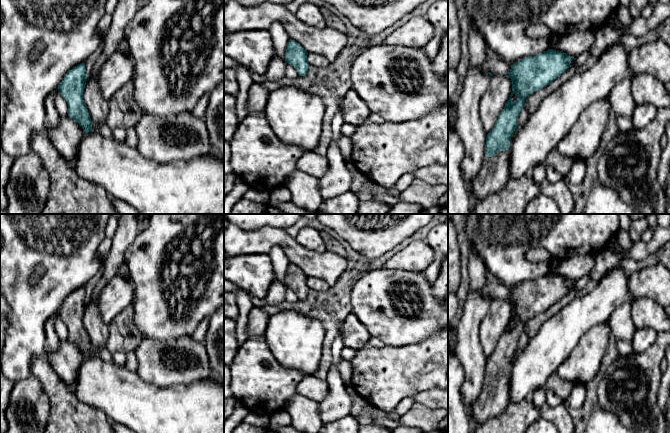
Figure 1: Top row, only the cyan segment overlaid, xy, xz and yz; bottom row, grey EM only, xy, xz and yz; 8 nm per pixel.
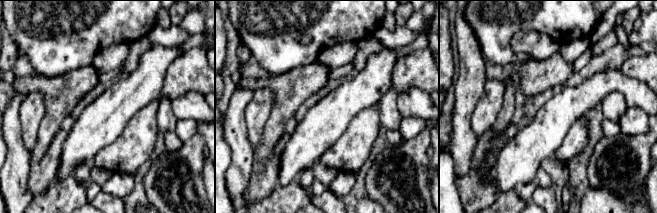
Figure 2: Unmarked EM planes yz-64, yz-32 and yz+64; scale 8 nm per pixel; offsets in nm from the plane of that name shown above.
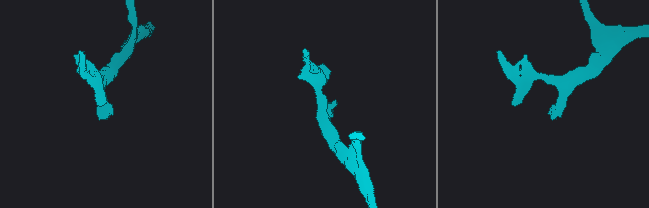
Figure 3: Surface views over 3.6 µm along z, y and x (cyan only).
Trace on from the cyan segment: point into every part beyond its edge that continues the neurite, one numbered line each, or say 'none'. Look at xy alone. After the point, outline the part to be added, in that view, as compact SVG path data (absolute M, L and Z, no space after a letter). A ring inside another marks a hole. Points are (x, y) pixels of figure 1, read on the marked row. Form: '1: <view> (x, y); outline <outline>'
1: xy (65, 137); outline M68 115L59 118L55 127L46 124L45 134L54 148L68 161L74 163L79 142L84 136L83 128Z

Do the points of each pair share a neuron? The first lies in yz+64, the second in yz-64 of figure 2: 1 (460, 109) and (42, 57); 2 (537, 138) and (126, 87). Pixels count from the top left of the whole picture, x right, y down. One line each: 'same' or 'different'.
1: different
2: same

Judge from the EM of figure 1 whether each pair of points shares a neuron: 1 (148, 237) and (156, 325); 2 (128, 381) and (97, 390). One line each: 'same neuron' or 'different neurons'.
1: same neuron
2: same neuron

